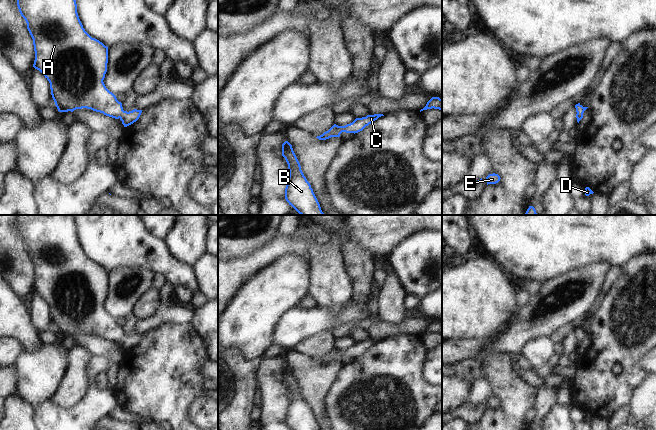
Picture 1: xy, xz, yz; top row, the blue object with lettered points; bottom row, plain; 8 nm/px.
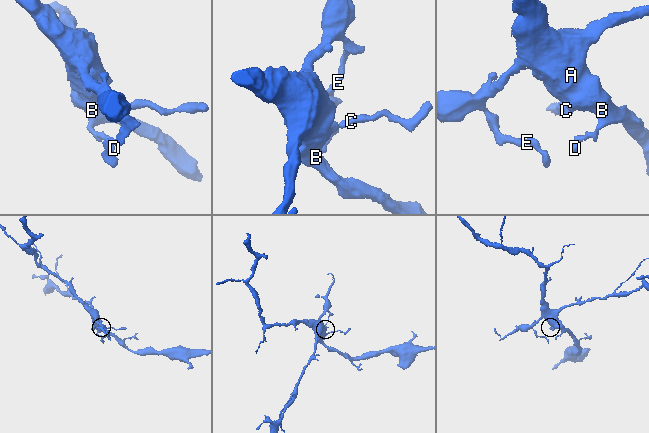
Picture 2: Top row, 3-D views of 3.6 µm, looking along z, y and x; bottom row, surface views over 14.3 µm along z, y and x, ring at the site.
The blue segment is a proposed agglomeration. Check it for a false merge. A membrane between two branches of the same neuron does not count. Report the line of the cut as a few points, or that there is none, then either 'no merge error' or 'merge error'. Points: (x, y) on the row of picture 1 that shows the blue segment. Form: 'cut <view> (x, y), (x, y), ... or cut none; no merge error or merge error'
cut none; no merge error

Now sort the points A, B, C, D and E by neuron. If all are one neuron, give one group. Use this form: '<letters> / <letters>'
A B C D E

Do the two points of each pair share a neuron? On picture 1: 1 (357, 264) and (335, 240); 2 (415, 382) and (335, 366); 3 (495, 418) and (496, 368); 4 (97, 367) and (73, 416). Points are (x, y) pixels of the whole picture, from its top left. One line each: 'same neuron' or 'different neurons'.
1: different neurons
2: different neurons
3: same neuron
4: same neuron

